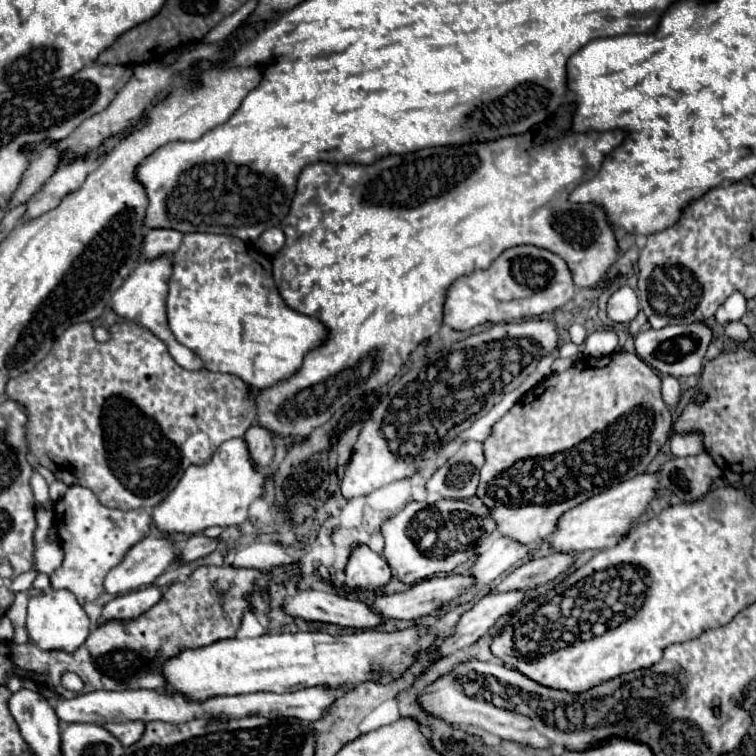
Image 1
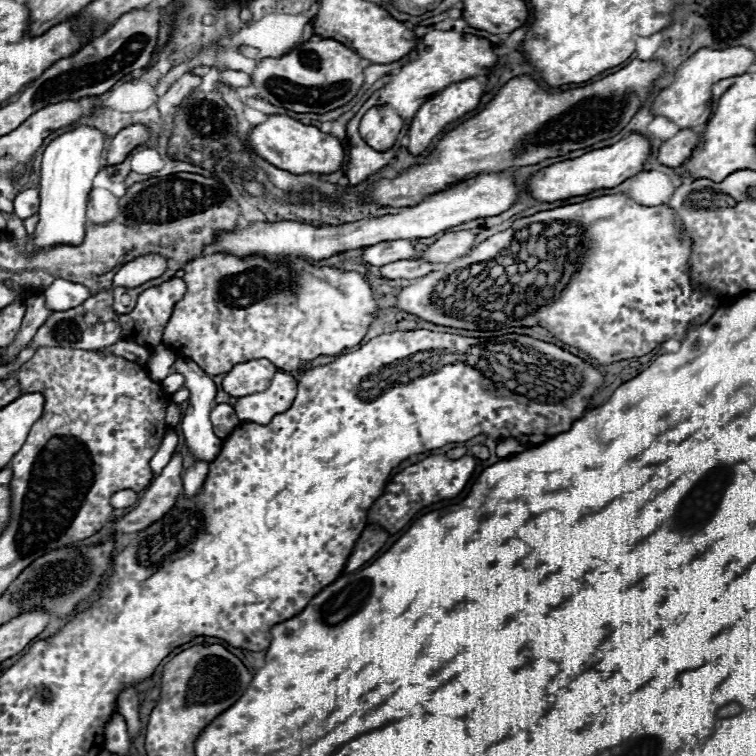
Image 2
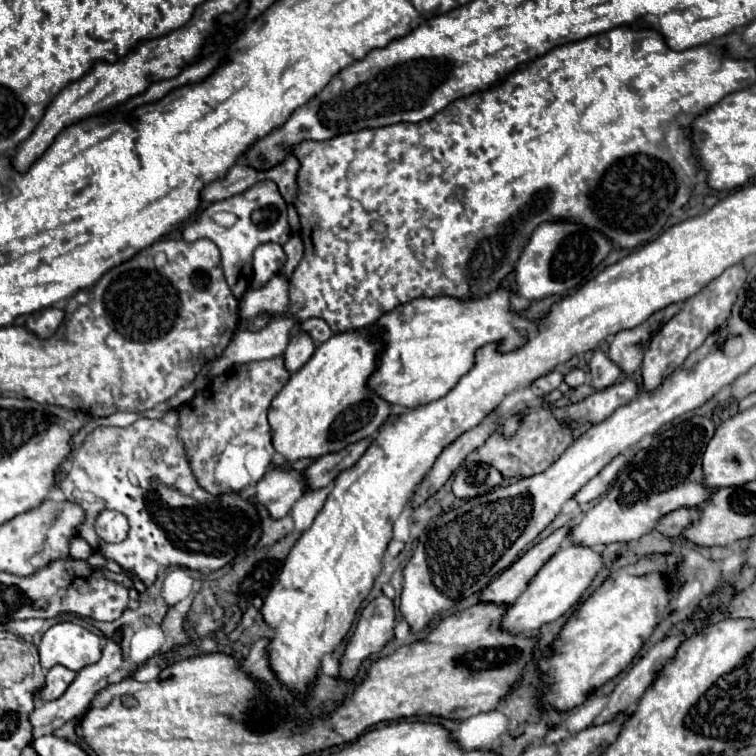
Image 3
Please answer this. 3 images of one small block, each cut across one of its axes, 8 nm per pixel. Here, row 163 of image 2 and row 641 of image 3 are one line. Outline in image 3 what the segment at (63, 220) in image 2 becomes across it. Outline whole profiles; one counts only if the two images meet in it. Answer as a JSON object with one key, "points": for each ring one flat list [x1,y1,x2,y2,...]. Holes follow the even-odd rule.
{"points":[[60,622,48,628,38,646,44,670,60,664,78,672,100,660,100,638,74,622]]}

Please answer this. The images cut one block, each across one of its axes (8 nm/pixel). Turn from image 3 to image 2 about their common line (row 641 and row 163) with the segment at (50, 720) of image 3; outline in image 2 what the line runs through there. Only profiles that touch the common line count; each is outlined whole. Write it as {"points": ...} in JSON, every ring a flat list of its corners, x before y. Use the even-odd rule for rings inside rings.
{"points":[[132,124,126,126,124,130,120,130,114,140,110,140,110,150,108,150,108,166,120,164,128,158,128,154,138,148,140,144,146,144,146,140,150,138,150,128,144,124]]}

